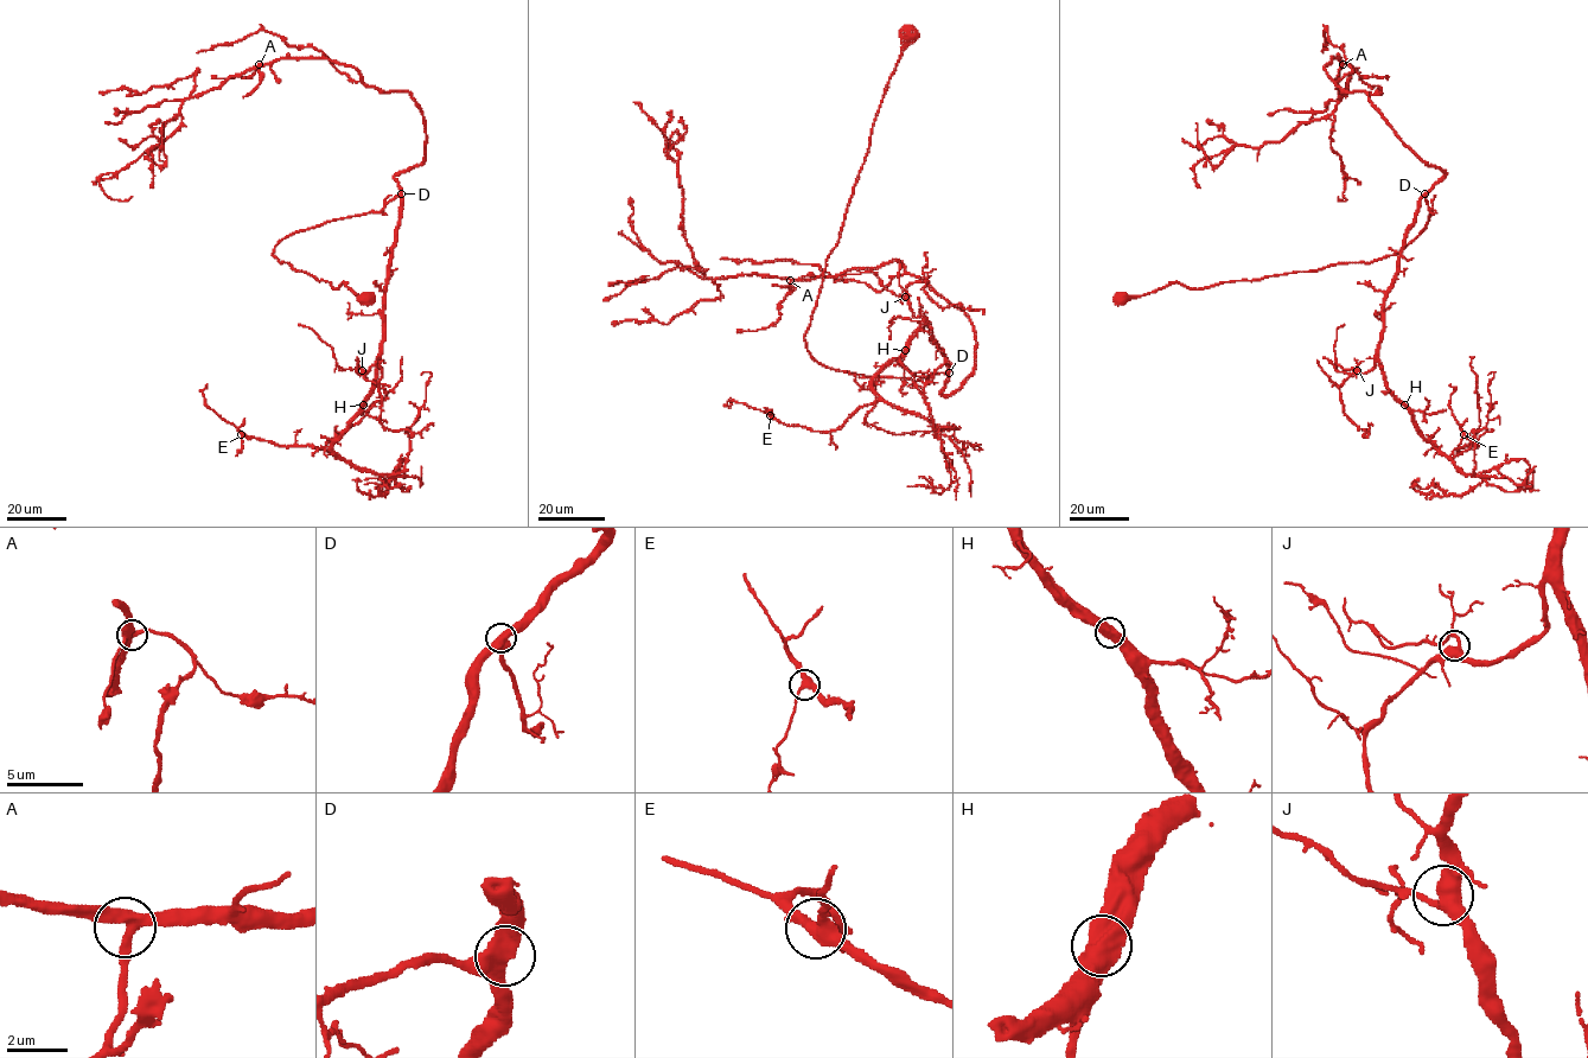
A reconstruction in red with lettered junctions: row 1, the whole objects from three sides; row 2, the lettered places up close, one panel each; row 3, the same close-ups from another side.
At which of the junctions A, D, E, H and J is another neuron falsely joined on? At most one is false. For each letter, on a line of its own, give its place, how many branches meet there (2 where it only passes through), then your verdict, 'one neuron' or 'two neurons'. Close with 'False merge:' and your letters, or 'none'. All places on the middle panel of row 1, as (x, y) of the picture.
A: (790, 280) | 3 | one neuron
D: (949, 373) | 3 | one neuron
E: (770, 415) | 3 | one neuron
H: (905, 350) | 2 | one neuron
J: (905, 297) | 3 | one neuron
False merge: none

